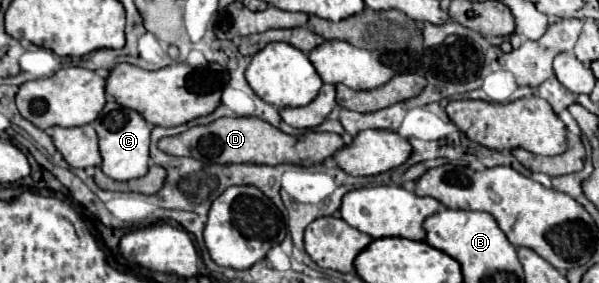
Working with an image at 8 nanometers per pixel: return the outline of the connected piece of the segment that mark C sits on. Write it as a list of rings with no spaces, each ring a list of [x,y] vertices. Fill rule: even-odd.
[[[107,99],[103,113],[91,123],[99,135],[99,151],[103,157],[101,169],[107,177],[115,181],[129,181],[143,177],[149,171],[149,145],[151,145],[151,125],[141,113],[119,105],[115,99]]]

